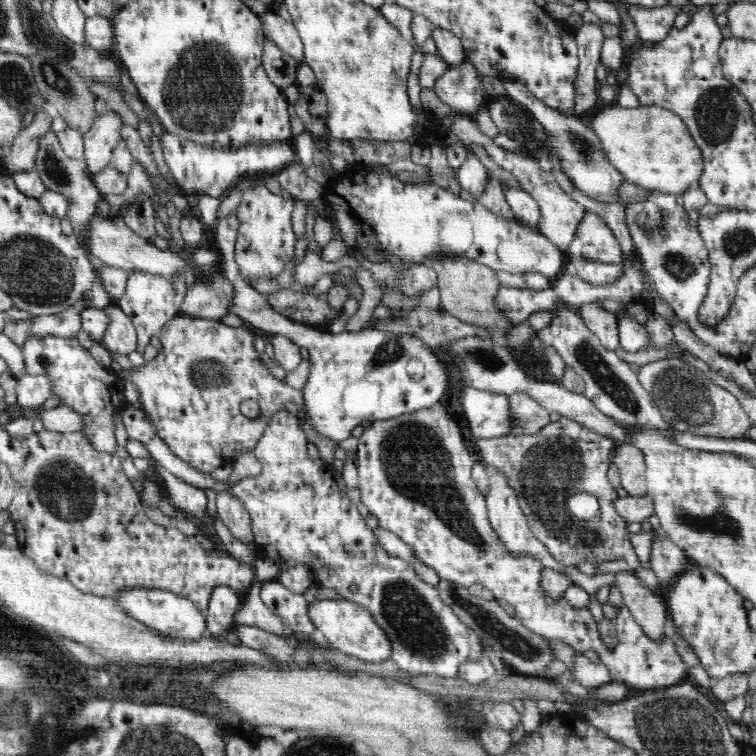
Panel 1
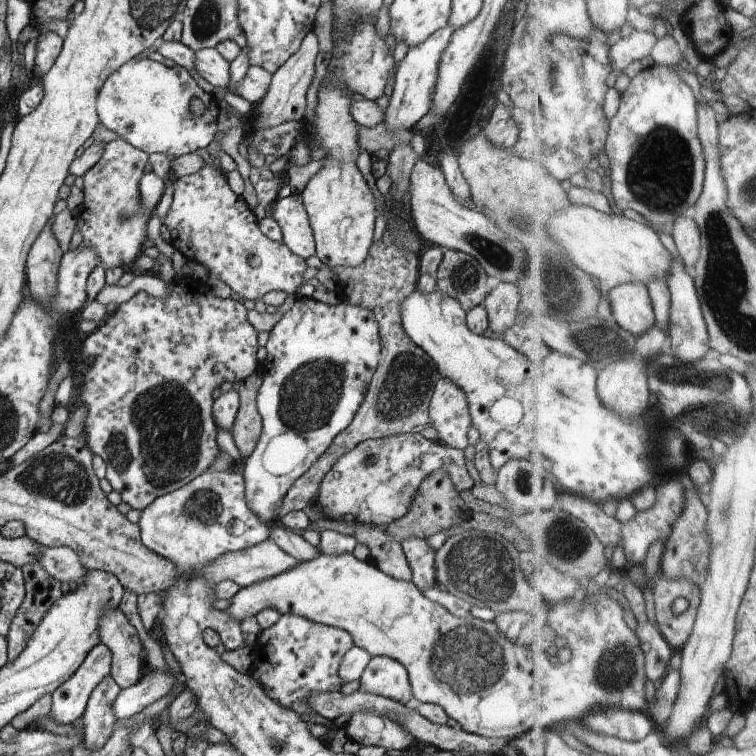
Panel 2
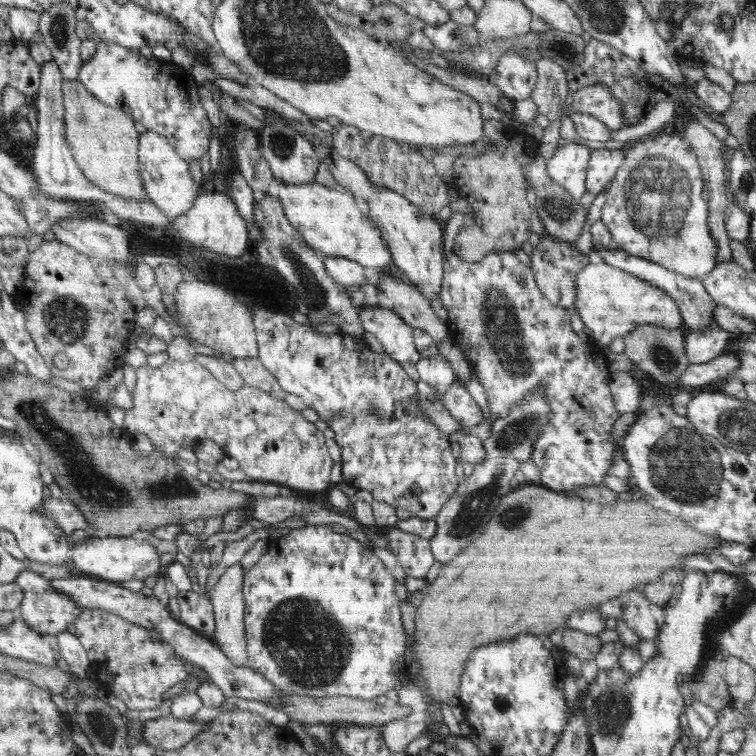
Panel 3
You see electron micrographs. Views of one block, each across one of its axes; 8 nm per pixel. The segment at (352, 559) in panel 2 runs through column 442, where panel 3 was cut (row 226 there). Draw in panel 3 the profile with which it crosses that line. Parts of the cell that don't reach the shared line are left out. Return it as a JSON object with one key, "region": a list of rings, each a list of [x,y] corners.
{"region":[[[666,134],[632,142],[624,152],[624,163],[606,188],[607,198],[601,209],[602,222],[610,231],[616,248],[678,274],[701,280],[716,265],[718,245],[708,227],[708,204],[701,198],[705,182],[691,144],[686,143],[681,134]]]}

